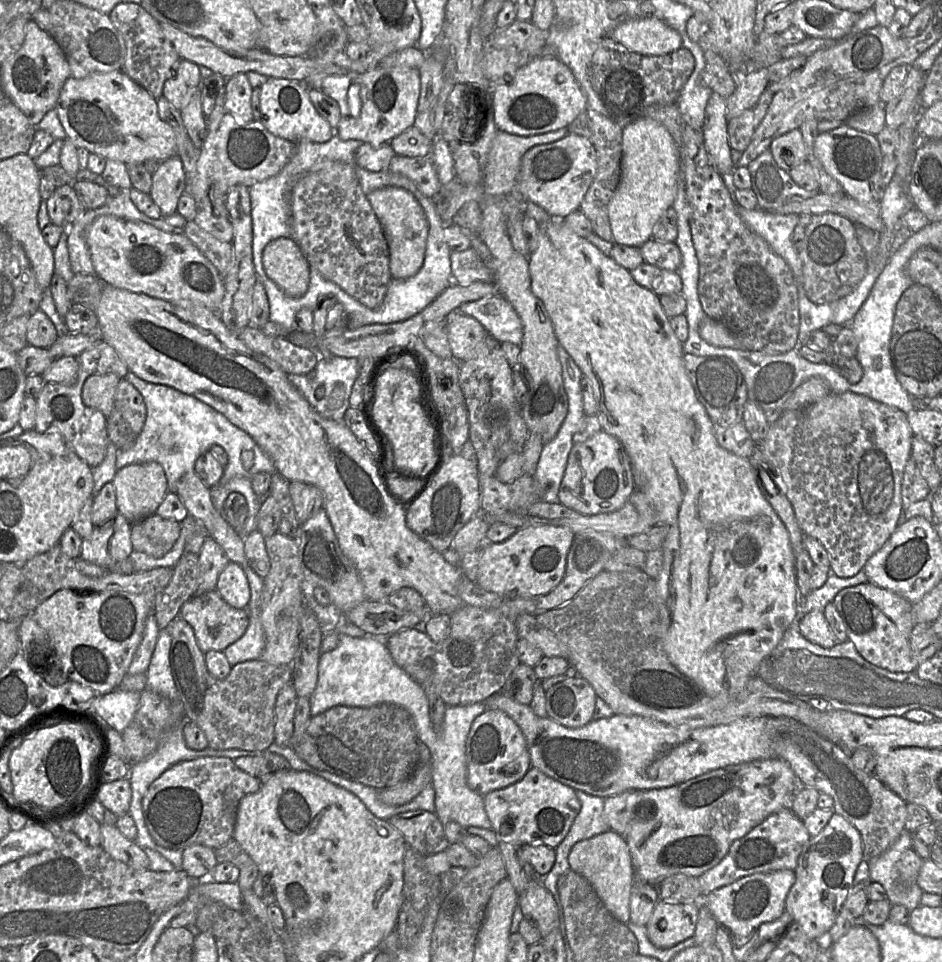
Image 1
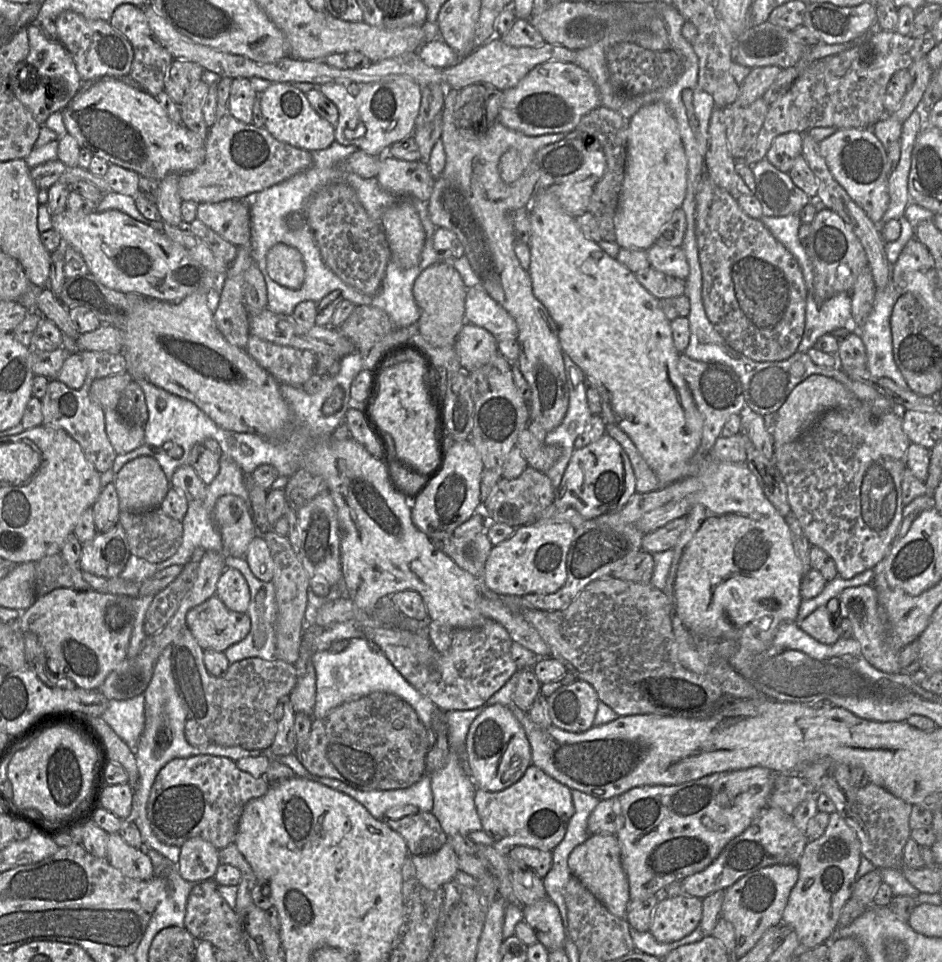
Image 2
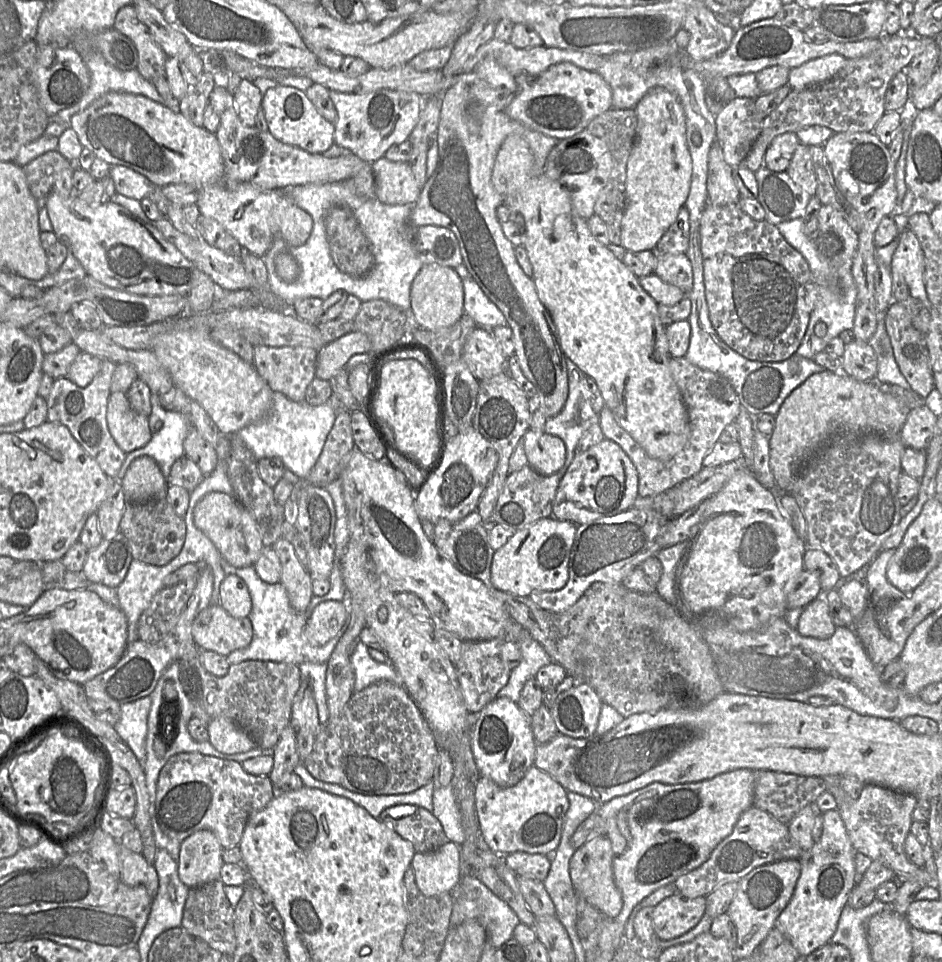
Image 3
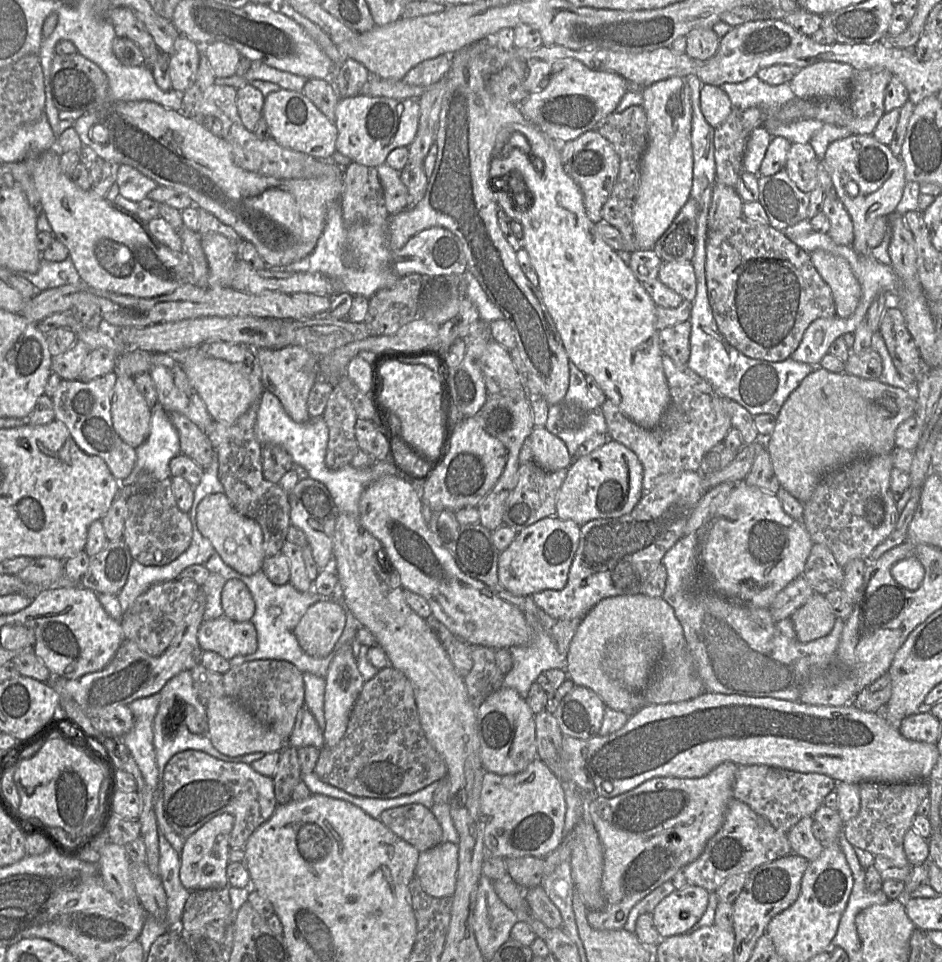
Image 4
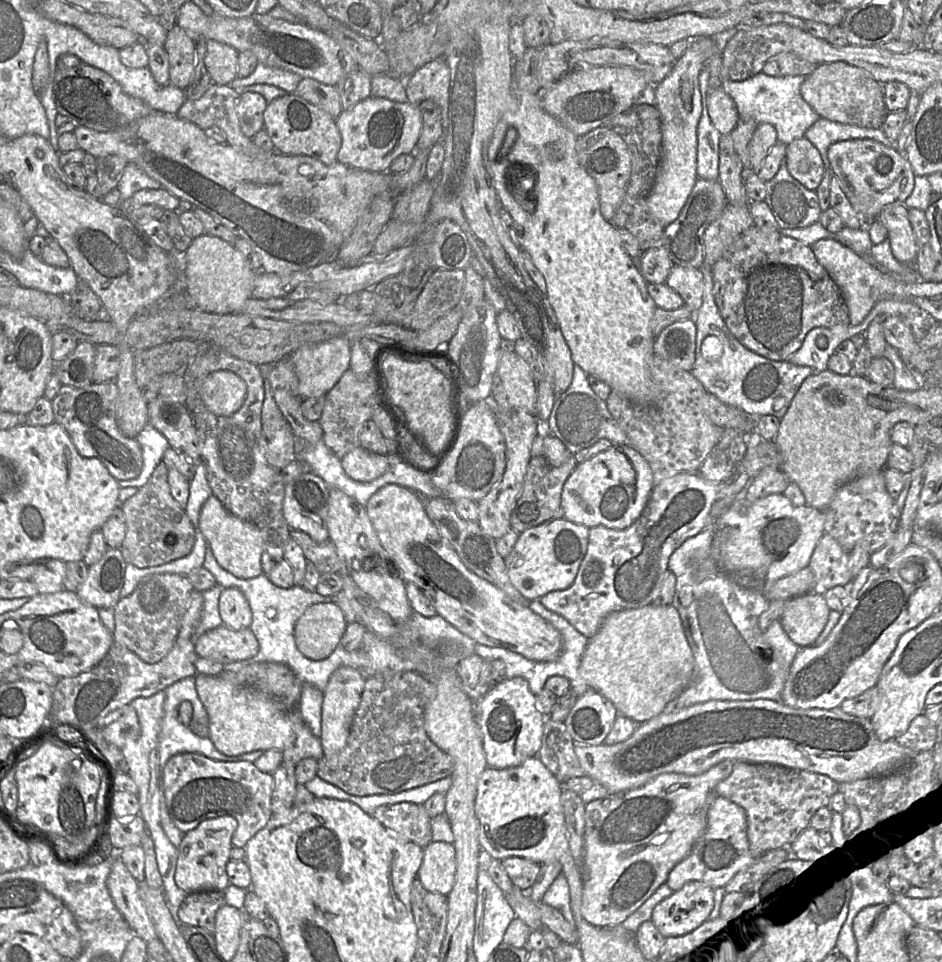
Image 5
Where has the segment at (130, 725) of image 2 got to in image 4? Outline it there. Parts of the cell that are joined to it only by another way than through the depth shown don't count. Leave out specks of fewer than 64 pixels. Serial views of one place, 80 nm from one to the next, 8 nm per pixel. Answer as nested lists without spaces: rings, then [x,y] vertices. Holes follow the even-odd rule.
[[[159,692],[128,704],[133,714],[134,725],[127,734],[122,736],[122,742],[138,765],[145,783],[152,789],[152,798],[159,783],[159,771],[153,744],[153,721],[160,699]]]

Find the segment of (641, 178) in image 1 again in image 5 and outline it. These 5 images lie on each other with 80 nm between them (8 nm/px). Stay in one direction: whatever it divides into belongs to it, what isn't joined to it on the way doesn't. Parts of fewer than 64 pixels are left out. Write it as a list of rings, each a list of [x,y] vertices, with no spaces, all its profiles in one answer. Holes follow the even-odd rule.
[[[698,36],[694,37],[692,39],[682,39],[682,40],[688,40],[688,46],[686,48],[686,51],[684,54],[675,62],[675,65],[673,66],[672,71],[657,85],[653,85],[655,88],[655,107],[658,109],[660,116],[661,116],[661,128],[662,128],[662,151],[661,151],[661,161],[659,165],[659,170],[653,185],[653,188],[651,190],[651,193],[648,197],[648,209],[650,214],[660,222],[660,224],[663,227],[666,227],[670,223],[672,223],[681,212],[683,206],[685,205],[696,180],[697,177],[697,124],[700,119],[701,114],[703,113],[703,97],[699,90],[699,74],[703,66],[705,66],[705,61],[711,57],[713,54],[718,53],[717,52],[717,45],[713,37],[710,36]]]

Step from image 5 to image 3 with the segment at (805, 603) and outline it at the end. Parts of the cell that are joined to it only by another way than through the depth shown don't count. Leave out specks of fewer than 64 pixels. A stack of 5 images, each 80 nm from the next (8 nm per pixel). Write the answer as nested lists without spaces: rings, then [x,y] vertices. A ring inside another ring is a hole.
[[[819,593],[809,605],[803,608],[797,626],[800,635],[825,640],[835,633],[837,626],[832,621],[824,594],[826,593]]]

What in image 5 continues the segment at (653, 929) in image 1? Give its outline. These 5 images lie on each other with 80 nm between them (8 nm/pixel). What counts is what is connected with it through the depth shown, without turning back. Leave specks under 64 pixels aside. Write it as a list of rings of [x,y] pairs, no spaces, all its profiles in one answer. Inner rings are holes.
[[[691,881],[658,903],[651,920],[665,938],[683,936],[705,923],[713,906],[714,889]]]

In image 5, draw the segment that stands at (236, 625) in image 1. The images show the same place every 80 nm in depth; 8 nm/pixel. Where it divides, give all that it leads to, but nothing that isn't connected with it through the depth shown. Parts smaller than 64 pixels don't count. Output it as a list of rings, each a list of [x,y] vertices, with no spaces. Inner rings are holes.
[[[221,625],[202,634],[196,640],[195,650],[200,658],[225,665],[254,657],[259,651],[259,643],[250,628],[232,630]]]

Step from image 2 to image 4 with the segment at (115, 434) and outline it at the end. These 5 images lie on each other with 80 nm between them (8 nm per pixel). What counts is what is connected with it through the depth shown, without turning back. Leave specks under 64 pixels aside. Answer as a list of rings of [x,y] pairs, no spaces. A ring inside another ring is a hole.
[[[118,375],[111,400],[113,428],[133,448],[149,436],[152,409],[135,385],[134,378]]]

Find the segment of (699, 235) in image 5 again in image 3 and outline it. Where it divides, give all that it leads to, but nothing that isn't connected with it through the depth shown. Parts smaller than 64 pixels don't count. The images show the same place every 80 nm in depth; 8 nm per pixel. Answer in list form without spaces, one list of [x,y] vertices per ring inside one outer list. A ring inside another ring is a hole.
[[[683,206],[674,223],[665,232],[656,245],[655,251],[663,254],[684,254],[689,247],[690,220],[689,212]]]

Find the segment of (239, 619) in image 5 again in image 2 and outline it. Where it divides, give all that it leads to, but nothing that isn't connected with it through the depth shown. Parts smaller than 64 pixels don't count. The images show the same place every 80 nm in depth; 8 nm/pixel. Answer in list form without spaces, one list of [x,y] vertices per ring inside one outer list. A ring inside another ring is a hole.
[[[231,567],[223,570],[216,586],[216,595],[229,610],[247,613],[250,590],[246,579],[239,570]]]

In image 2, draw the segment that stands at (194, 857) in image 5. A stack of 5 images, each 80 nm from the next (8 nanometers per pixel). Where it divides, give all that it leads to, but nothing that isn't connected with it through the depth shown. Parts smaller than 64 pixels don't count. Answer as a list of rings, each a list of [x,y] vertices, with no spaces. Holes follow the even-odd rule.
[[[200,837],[187,840],[181,847],[177,869],[180,876],[193,884],[213,879],[218,866],[218,849]]]

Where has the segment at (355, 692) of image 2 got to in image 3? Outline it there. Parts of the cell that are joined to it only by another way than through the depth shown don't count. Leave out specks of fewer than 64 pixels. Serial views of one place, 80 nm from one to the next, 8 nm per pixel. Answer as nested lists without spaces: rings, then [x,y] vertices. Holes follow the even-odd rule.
[[[358,641],[351,655],[351,663],[355,672],[354,692],[359,692],[378,681],[389,681],[404,687],[404,683],[395,668],[388,662],[379,663],[371,658],[369,647]],[[305,662],[299,665],[301,680],[306,679],[312,689],[321,726],[328,722],[329,713],[326,696],[327,663]]]

